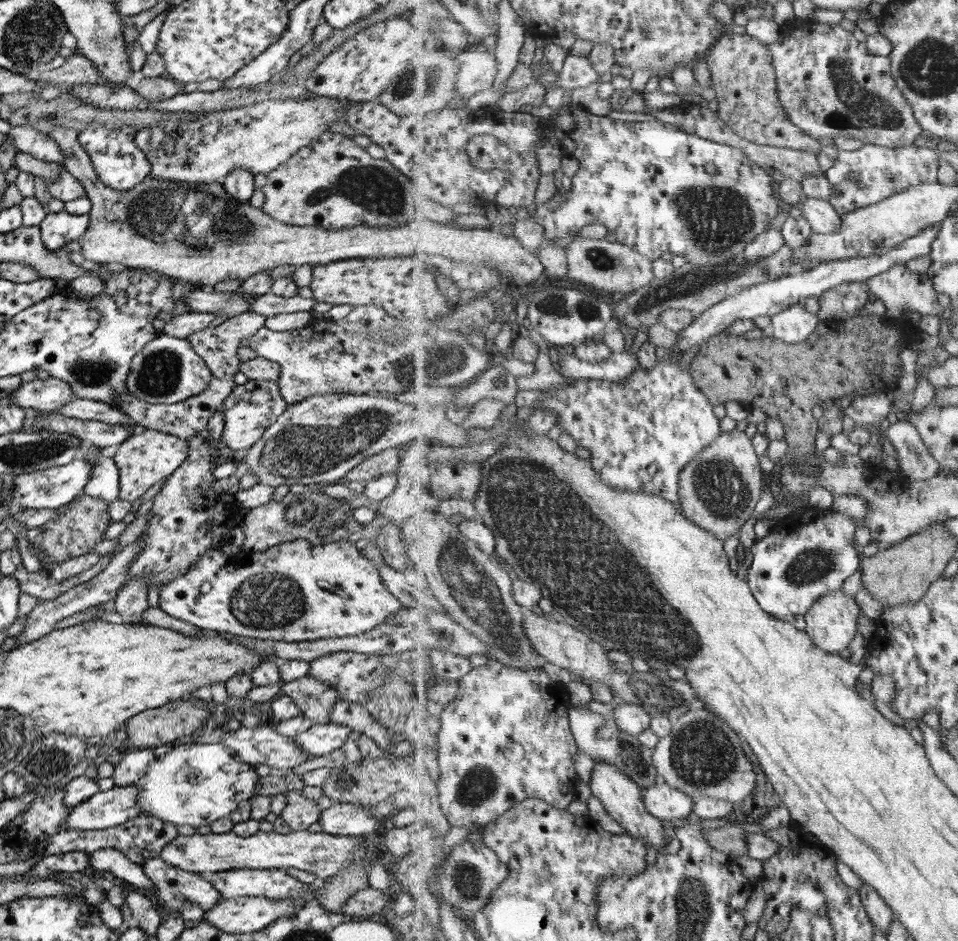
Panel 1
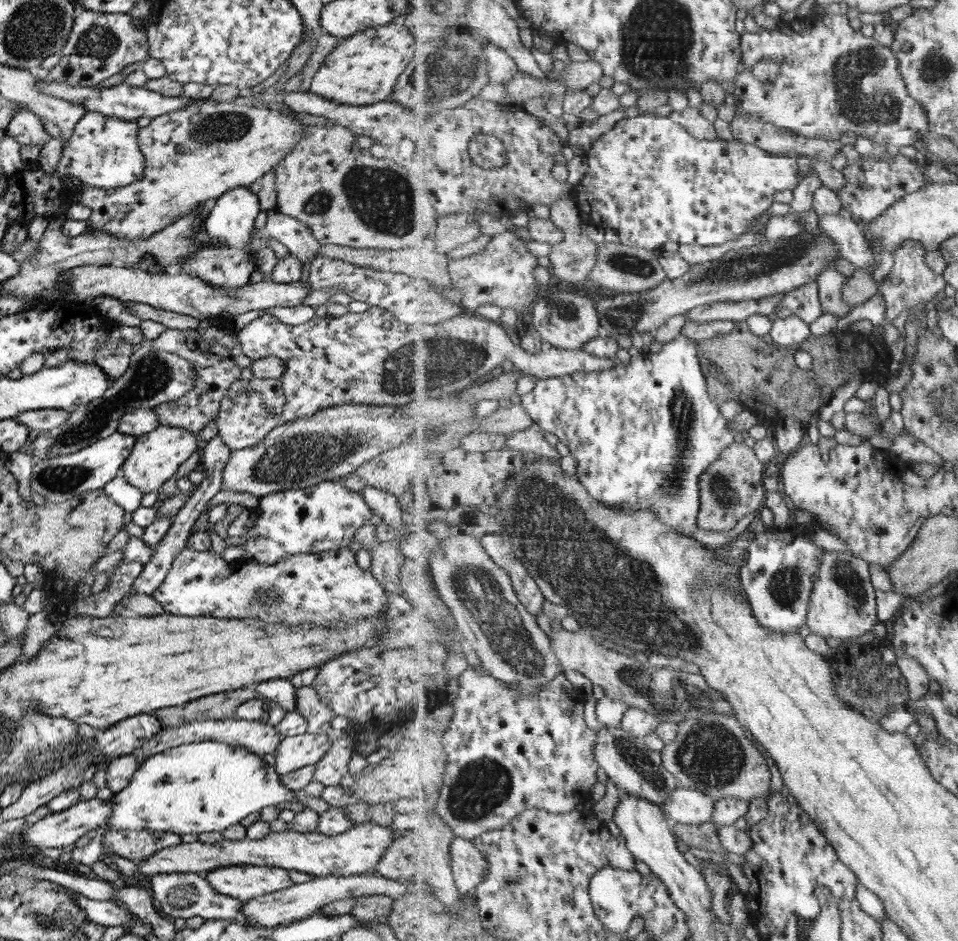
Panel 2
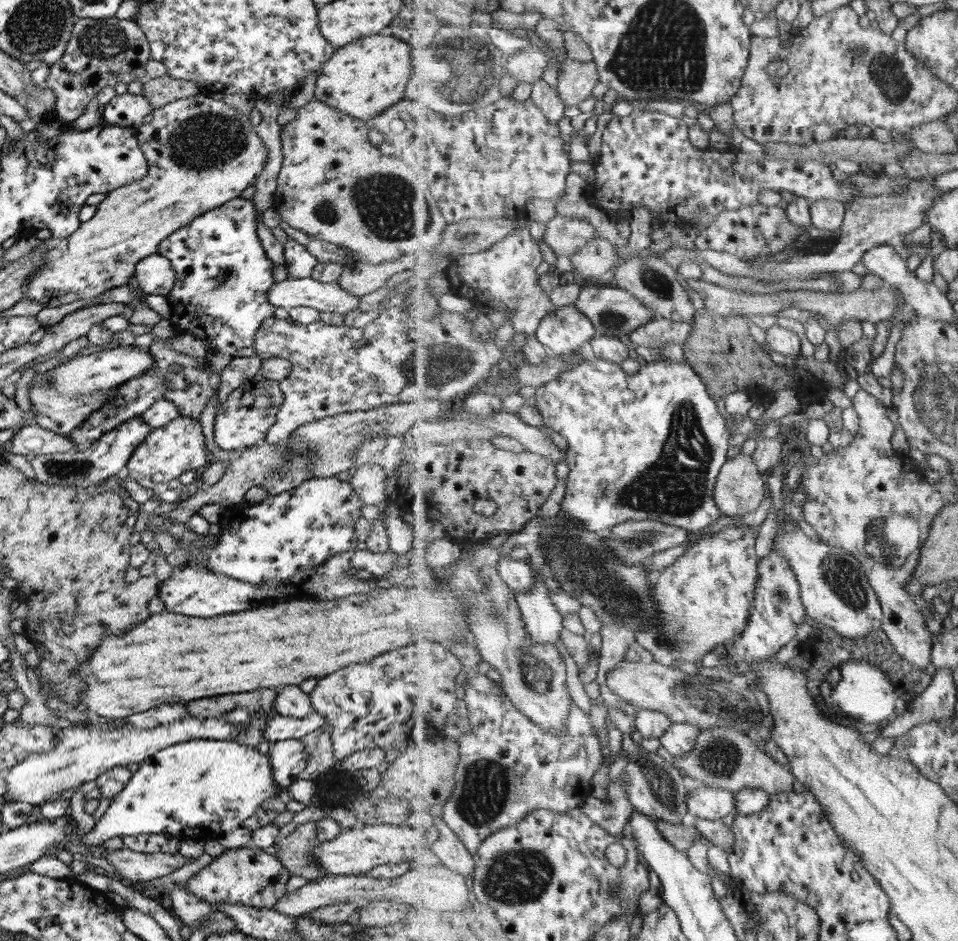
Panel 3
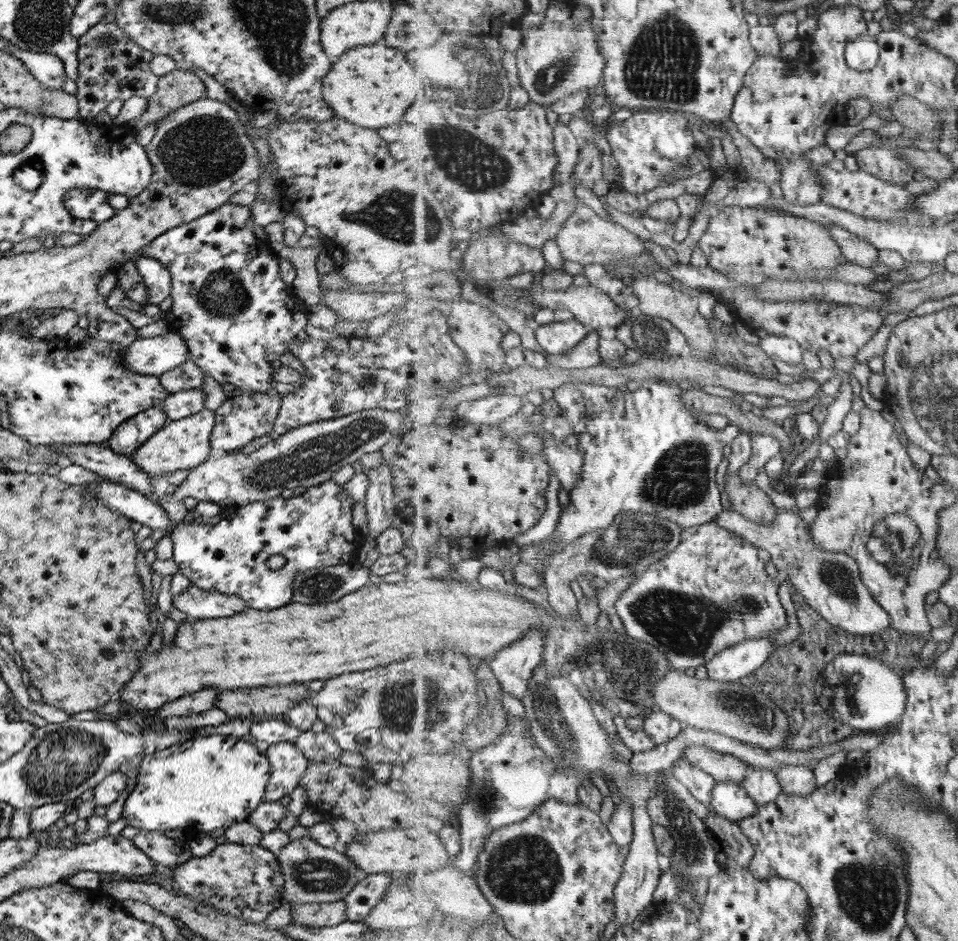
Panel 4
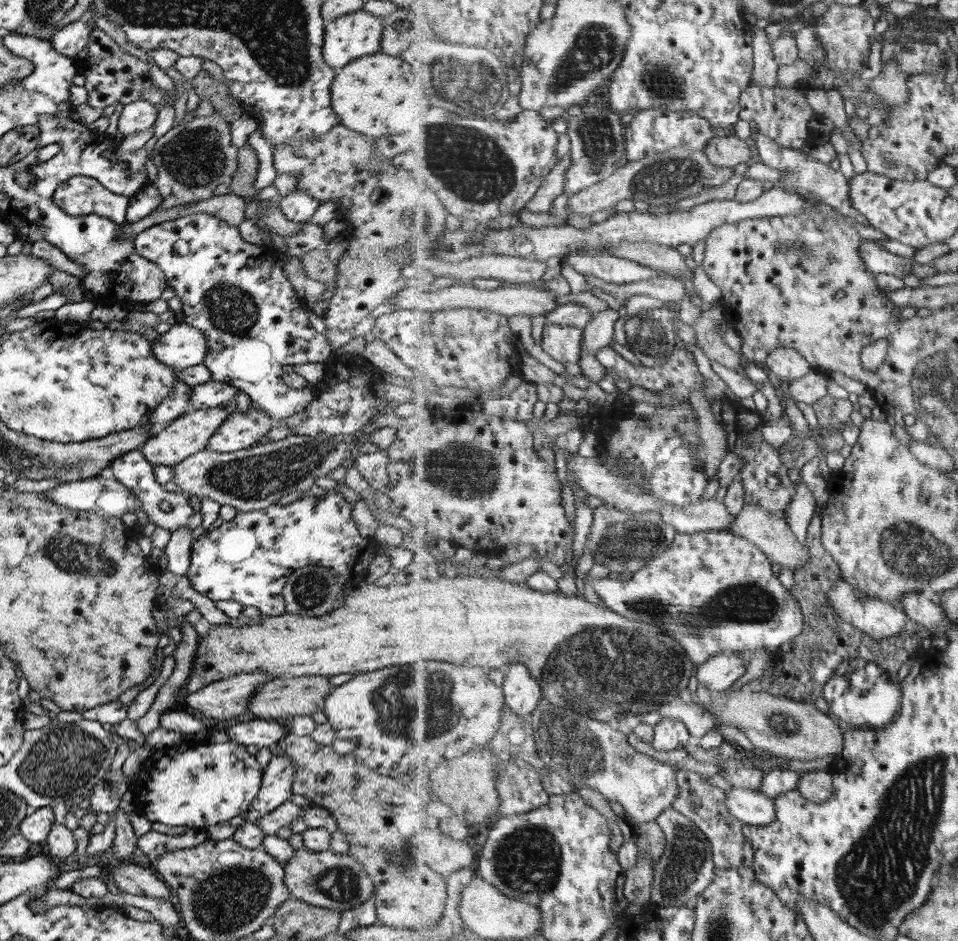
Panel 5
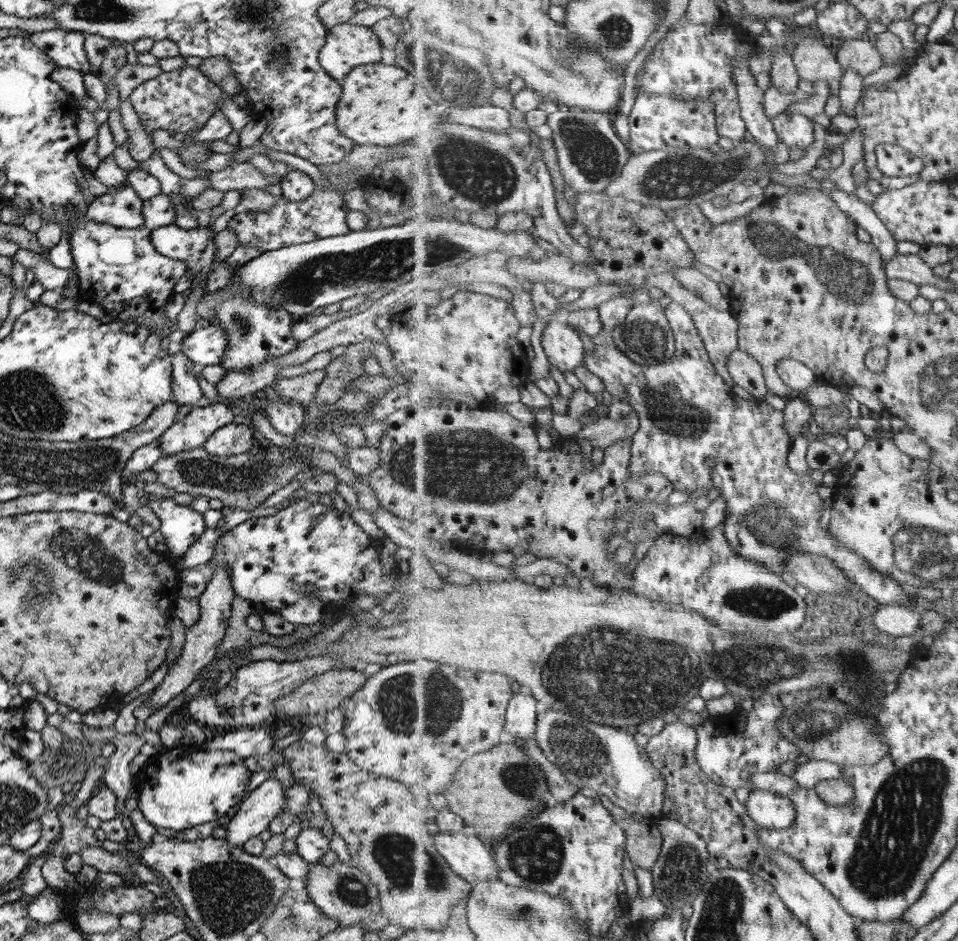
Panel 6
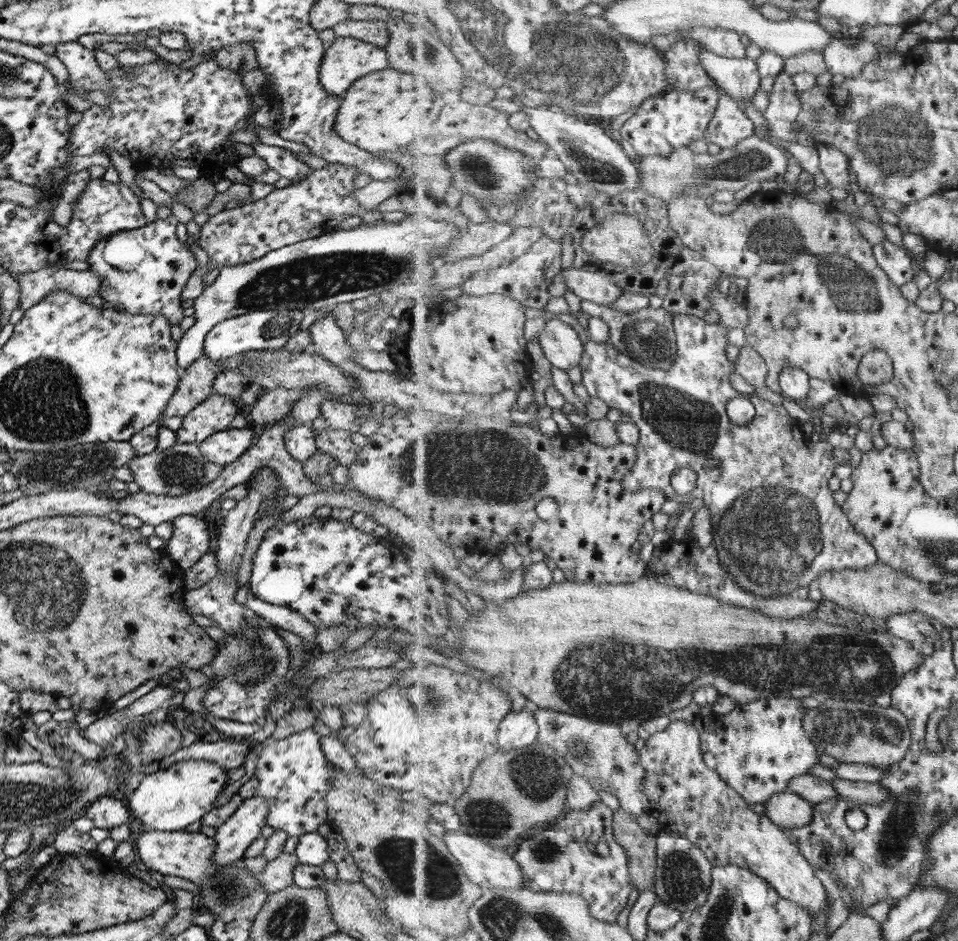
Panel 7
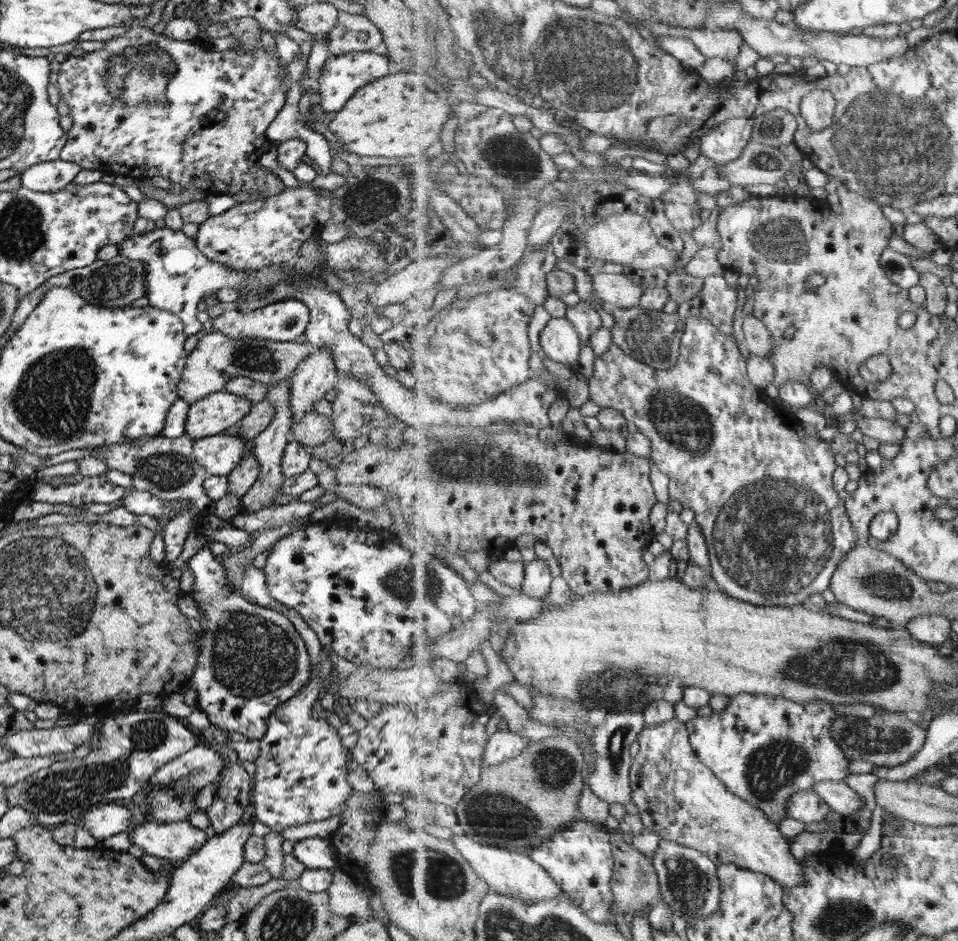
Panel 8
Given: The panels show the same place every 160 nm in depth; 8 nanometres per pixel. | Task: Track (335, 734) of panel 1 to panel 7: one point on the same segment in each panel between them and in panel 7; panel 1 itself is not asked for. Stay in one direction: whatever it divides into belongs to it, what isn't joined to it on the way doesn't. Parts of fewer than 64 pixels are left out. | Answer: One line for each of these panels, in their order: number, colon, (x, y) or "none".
2: (293, 752)
3: (287, 758)
4: (287, 764)
5: (277, 776)
6: (251, 816)
7: (232, 837)

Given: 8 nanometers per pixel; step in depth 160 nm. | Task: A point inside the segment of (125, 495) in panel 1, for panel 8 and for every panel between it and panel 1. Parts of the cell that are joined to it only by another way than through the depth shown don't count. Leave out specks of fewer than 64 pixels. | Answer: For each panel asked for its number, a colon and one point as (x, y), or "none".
2: (155, 456)
3: (166, 452)
4: (181, 444)
5: (186, 435)
6: (199, 423)
7: (214, 414)
8: (211, 415)

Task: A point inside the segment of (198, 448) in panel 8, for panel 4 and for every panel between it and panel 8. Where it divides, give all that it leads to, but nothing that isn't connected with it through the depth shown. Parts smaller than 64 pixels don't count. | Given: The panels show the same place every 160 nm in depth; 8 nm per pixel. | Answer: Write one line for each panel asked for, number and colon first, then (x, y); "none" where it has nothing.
4: (243, 416)
5: (240, 430)
6: (233, 439)
7: (221, 448)

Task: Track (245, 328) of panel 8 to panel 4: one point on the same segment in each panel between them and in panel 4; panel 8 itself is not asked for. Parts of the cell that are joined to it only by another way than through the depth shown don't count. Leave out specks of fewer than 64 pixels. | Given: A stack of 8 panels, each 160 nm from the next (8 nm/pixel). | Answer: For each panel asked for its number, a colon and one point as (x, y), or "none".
4: (153, 355)
5: (181, 346)
6: (204, 347)
7: (266, 329)

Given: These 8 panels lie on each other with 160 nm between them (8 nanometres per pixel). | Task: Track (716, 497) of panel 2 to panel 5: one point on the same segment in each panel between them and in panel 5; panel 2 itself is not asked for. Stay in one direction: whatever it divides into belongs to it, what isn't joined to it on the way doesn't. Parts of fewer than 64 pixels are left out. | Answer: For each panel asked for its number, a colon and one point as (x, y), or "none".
3: (740, 489)
4: (746, 497)
5: (771, 533)

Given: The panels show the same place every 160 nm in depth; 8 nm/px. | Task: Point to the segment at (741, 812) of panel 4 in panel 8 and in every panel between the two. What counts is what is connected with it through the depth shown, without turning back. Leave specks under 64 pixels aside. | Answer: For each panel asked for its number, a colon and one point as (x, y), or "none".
5: (751, 806)
6: (771, 810)
7: (787, 809)
8: (806, 806)

